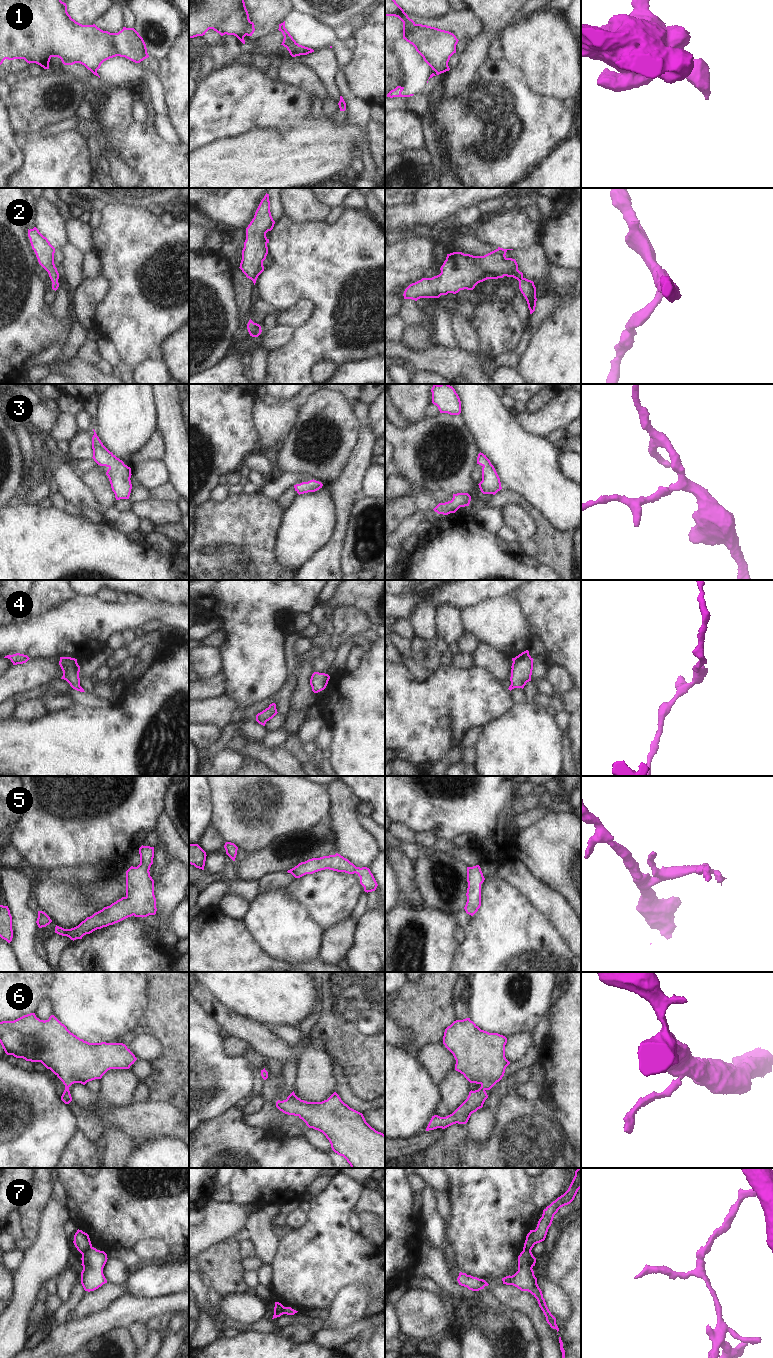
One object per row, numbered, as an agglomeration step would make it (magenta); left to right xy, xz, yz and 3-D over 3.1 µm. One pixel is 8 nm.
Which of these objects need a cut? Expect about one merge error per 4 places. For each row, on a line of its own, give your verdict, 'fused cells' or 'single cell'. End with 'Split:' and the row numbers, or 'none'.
1: fused cells
2: single cell
3: single cell
4: single cell
5: single cell
6: single cell
7: fused cells
Split: 1, 7

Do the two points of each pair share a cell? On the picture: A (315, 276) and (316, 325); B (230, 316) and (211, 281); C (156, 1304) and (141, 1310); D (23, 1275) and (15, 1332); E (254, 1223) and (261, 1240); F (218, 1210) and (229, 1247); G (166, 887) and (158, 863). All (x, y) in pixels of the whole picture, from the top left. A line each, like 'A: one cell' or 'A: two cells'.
A: one cell
B: one cell
C: one cell
D: one cell
E: one cell
F: two cells
G: two cells

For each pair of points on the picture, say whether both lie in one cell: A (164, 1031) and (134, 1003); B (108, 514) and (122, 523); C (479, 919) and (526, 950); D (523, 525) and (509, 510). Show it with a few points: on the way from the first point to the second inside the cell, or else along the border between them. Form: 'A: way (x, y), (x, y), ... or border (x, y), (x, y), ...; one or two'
A: border (147, 989), (147, 1007), (143, 1015); two
B: way (111, 516), (119, 521); one
C: way (491, 928), (514, 950); one
D: way (520, 521), (513, 514); one

